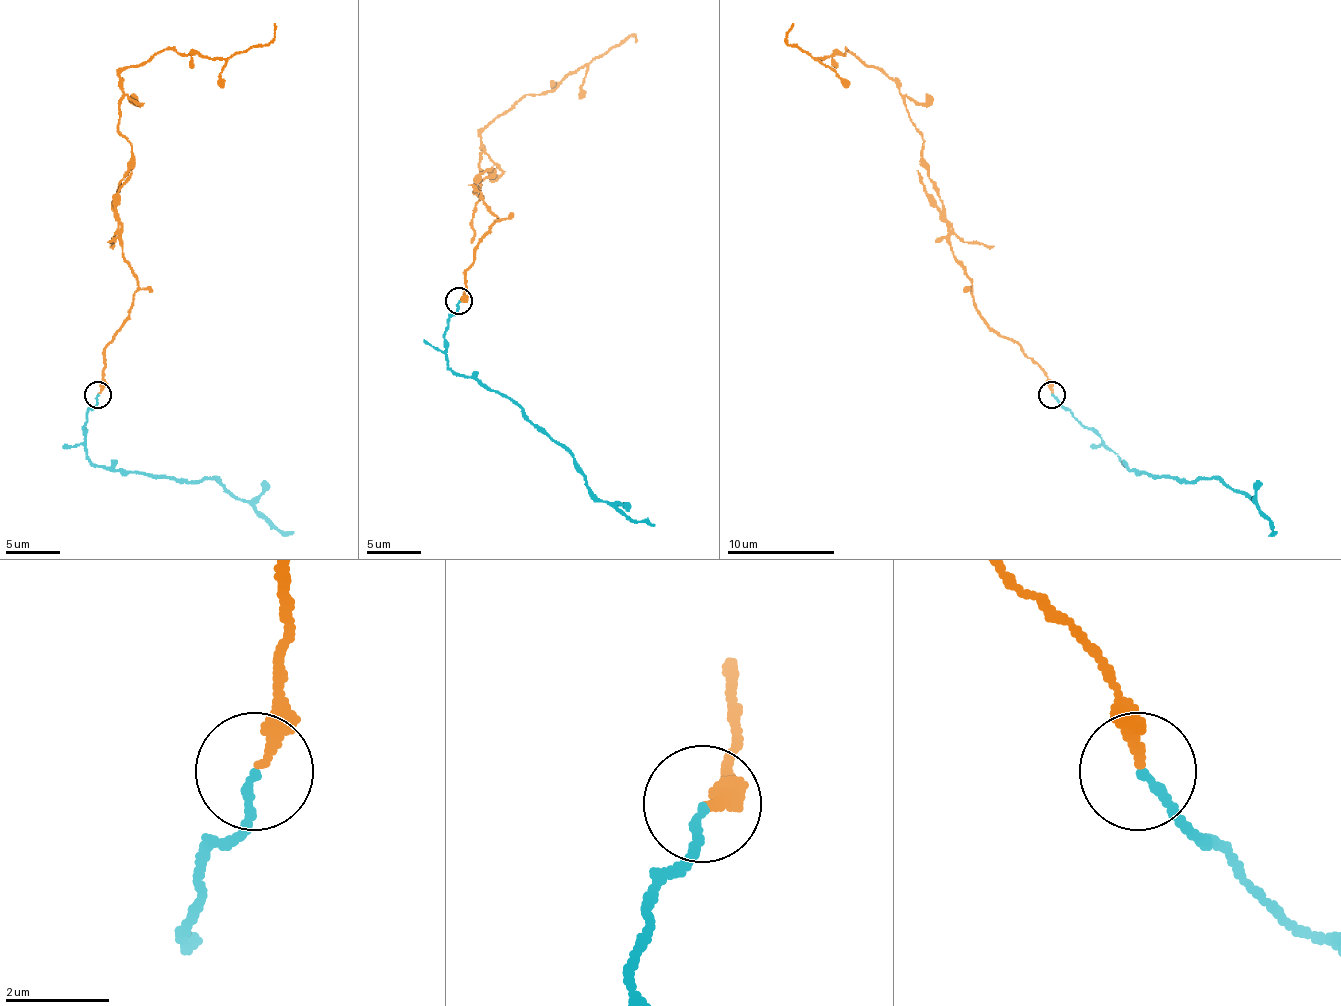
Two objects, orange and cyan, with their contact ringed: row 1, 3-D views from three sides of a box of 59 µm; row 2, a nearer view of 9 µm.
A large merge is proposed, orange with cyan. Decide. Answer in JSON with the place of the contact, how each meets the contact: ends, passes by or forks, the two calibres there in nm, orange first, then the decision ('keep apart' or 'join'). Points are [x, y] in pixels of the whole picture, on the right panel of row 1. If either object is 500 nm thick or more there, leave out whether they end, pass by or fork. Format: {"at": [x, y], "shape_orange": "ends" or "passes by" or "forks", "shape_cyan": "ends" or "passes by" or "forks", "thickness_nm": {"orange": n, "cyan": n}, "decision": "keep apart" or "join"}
{"at": [1051, 394], "shape_orange": "ends", "shape_cyan": "ends", "thickness_nm": {"orange": 240, "cyan": 160}, "decision": "keep apart"}

